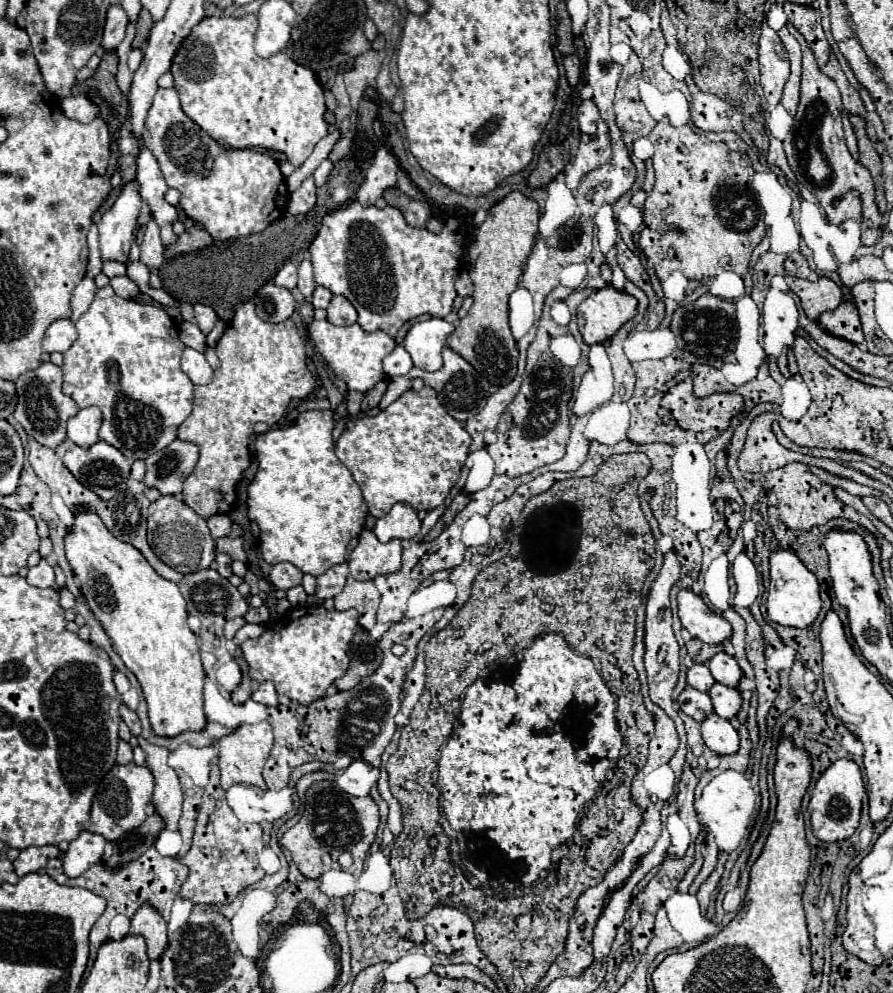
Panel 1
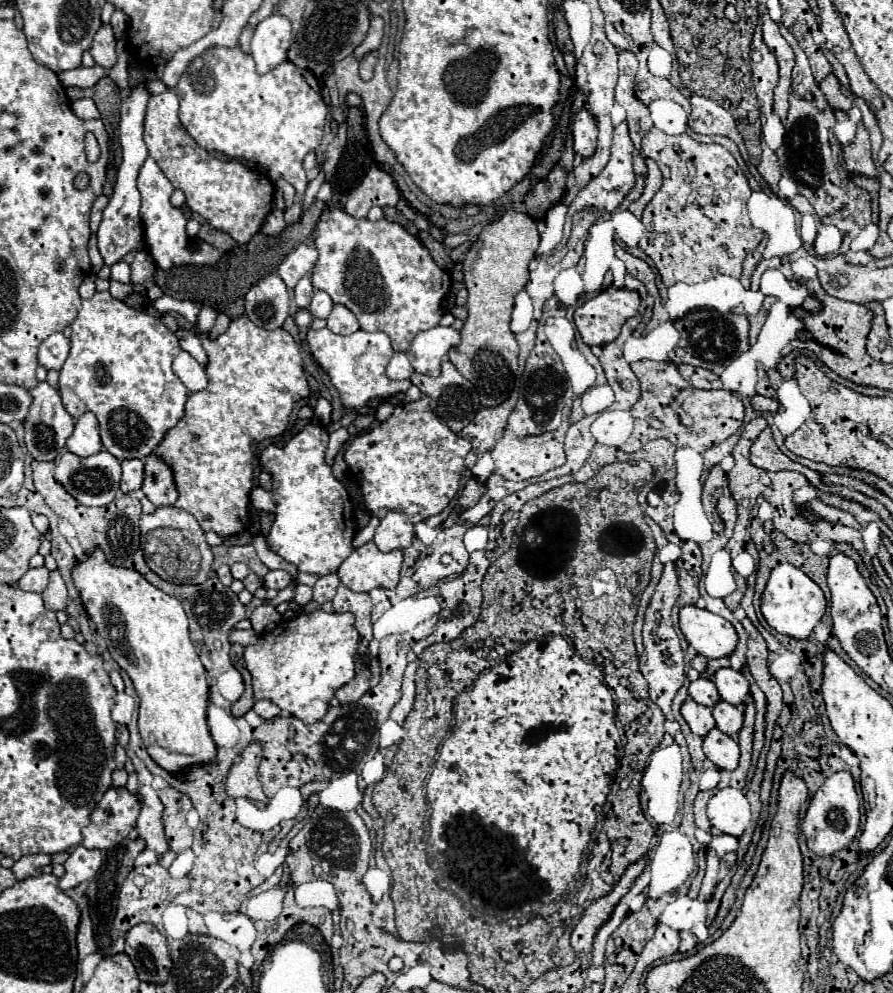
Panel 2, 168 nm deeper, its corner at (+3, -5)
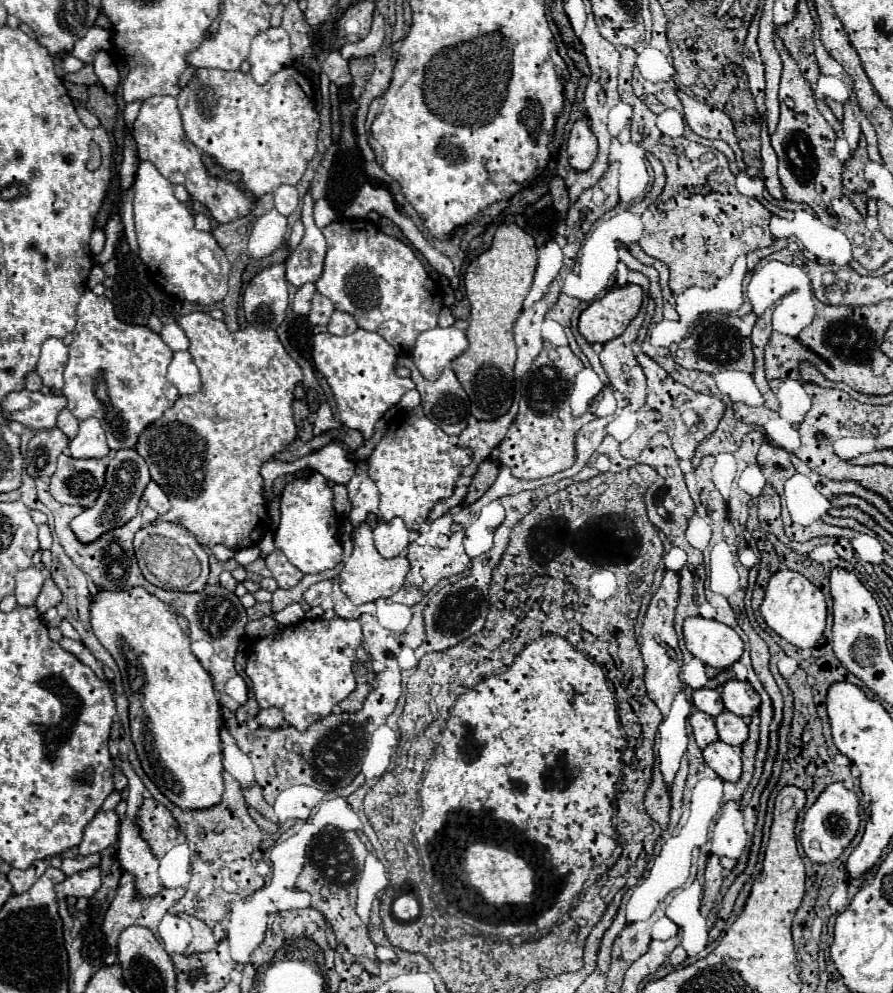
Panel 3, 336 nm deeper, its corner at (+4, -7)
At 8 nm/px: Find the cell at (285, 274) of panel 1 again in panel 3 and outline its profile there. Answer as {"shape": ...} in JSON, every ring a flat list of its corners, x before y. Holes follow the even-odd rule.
{"shape":[[308,190,302,206,302,222,304,222,306,234,302,242,292,250,290,258,286,260,286,280,296,288,306,282,316,282,324,266,326,240,322,236,322,230,314,224,312,210,314,210,314,200]]}

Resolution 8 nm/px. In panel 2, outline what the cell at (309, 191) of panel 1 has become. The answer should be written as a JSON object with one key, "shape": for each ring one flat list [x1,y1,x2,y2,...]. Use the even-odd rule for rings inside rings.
{"shape":[[211,48,203,56,195,58,187,72,181,76,179,84,175,86,175,94,179,96,181,110,179,118,183,128,191,134,191,138,205,148,207,152,223,152,229,158,253,162,257,166,265,166,267,176,285,178,289,184,295,186,297,196,291,208,285,210,285,220,297,222,301,214,301,202,307,188,307,176,303,170,305,154,313,152,323,136,323,126,327,118,327,106,321,98,319,82,313,72,297,68,291,62,283,62,265,76,255,72,255,62,251,54,241,52,239,48]]}

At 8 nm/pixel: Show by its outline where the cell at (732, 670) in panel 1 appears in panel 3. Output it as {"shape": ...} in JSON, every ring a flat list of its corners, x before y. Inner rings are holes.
{"shape":[[728,680,722,686,722,700,726,710,736,716,752,716,760,706,760,696,754,692,750,682]]}

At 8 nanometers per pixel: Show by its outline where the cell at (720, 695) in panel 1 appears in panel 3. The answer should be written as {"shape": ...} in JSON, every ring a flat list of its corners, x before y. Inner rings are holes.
{"shape":[[724,710,714,720,716,720,718,736,720,736,722,742,726,742,730,746,742,746,744,740,748,738,746,722,742,718,738,718,736,714,730,714,728,710]]}

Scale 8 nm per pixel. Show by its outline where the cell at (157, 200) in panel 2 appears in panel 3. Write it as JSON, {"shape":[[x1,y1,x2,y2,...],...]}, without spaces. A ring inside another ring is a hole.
{"shape":[[140,162,134,182,134,222,140,246,140,260,158,270,164,290,180,300,214,304,226,296,230,262,212,234,194,228,188,206,174,196,174,186,156,170,152,162]]}

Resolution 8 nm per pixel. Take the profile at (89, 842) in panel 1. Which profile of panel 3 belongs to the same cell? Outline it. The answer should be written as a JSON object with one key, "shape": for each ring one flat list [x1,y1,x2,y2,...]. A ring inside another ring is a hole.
{"shape":[[92,866,88,870,76,872,74,876,68,876,64,882,56,886,56,892,62,892,64,896,84,896,90,898,100,886,100,868]]}

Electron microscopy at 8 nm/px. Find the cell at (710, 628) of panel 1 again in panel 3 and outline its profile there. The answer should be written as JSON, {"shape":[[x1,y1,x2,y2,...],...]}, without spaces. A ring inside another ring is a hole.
{"shape":[[690,616,684,620,686,648,712,668,728,668,742,656,740,636,718,620]]}

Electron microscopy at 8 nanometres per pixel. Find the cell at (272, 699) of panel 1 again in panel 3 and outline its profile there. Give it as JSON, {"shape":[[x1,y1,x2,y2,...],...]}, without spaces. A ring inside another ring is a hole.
{"shape":[[266,708,266,710,260,710,258,716,256,716,256,722,264,728,280,728,284,724,284,716,282,716,282,710,278,708]]}

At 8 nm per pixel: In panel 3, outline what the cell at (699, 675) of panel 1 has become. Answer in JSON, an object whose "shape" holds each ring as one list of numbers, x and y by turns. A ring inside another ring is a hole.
{"shape":[[698,688,698,690,694,690,692,704,694,704,696,710,702,710,702,712,710,714,712,718,718,716,724,710,720,690,716,690,716,688]]}

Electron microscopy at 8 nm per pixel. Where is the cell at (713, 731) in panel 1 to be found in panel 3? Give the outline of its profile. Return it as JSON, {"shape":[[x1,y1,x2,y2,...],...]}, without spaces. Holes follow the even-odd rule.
{"shape":[[718,740,704,748,704,760,722,780,736,782,740,778,740,772,742,772,740,748]]}

